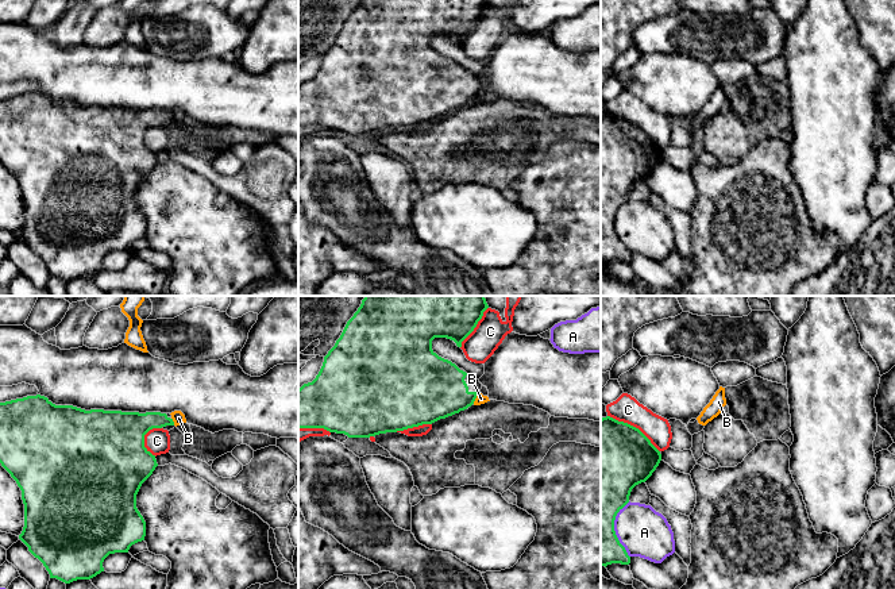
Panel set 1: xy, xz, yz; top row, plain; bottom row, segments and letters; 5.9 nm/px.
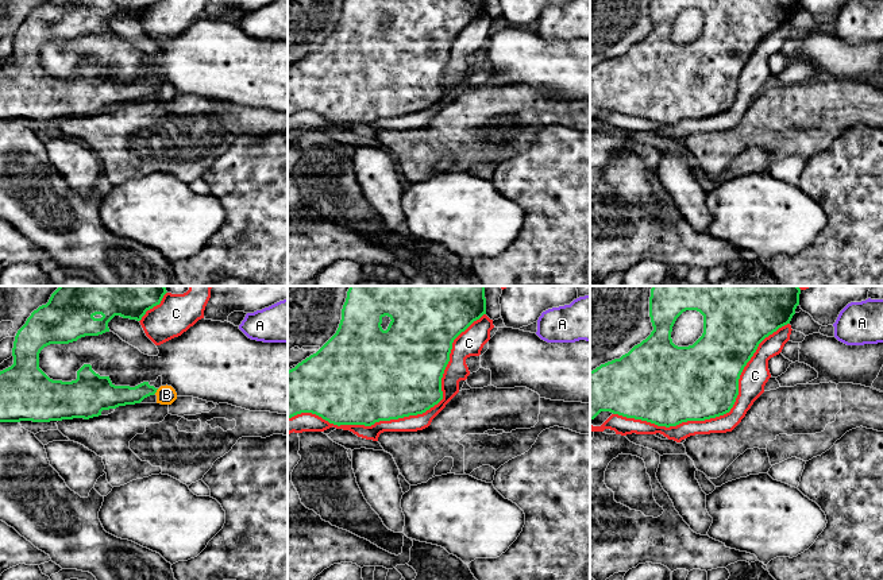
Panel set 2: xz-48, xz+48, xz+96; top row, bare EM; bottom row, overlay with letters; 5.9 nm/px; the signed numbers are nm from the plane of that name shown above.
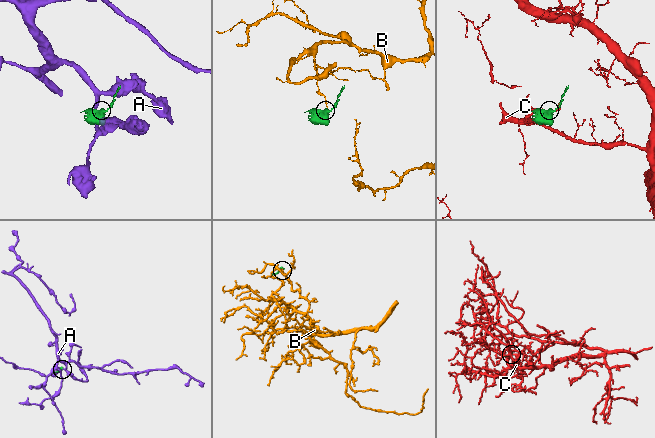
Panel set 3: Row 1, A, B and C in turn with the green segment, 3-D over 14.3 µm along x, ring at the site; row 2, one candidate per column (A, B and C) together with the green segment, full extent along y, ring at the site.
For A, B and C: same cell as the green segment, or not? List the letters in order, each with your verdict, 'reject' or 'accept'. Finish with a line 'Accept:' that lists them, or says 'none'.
A: reject
B: reject
C: reject
Accept: none

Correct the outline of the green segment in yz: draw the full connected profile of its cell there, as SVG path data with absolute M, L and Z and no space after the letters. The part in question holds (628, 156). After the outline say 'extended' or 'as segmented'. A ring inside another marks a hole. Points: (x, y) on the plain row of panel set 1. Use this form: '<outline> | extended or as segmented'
M610 113L601 116L601 263L630 261L630 254L616 232L614 217L629 200L632 186L645 180L660 158L660 149L639 126Z | as segmented

